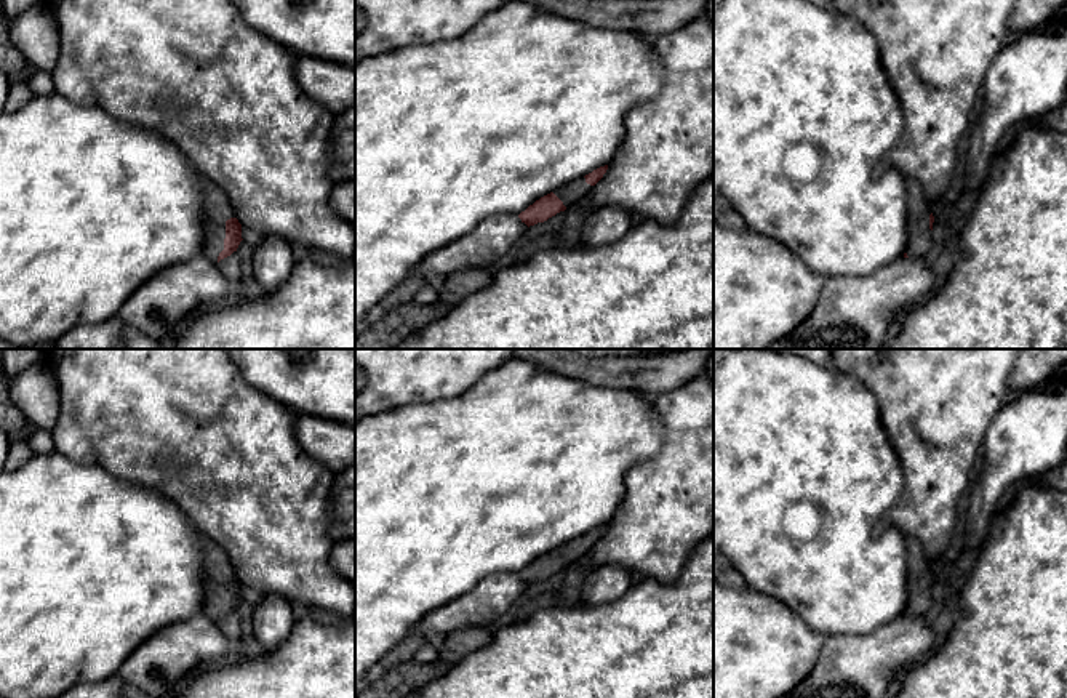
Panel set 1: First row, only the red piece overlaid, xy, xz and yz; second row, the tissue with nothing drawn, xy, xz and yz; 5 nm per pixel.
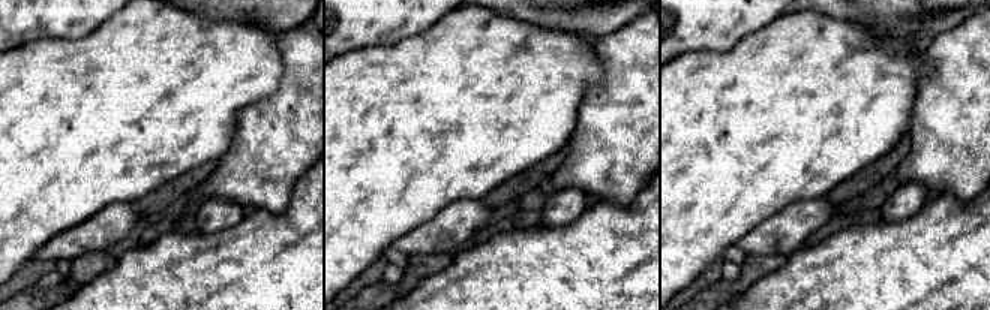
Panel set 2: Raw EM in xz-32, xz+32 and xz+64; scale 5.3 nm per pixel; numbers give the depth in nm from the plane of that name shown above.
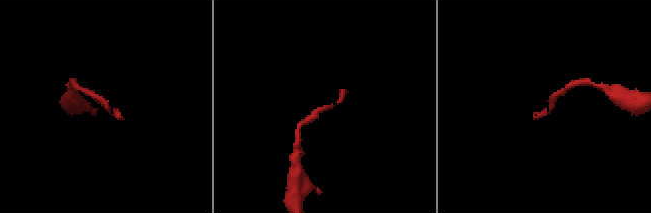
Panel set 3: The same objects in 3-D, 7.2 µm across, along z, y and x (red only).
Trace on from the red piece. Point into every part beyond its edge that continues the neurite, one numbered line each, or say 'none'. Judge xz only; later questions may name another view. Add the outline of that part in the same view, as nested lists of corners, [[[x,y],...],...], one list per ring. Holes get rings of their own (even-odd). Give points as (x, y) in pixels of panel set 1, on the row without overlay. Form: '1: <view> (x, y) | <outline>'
1: xz (573, 551) | [[[577,536],[558,548],[553,552],[563,560],[566,567],[582,562],[584,557],[592,551],[593,544],[585,541],[585,536]]]

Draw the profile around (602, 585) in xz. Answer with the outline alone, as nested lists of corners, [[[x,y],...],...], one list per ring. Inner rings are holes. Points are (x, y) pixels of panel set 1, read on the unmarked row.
[[[598,567],[589,570],[581,589],[579,604],[598,605],[617,600],[633,584],[633,575],[621,567]]]

